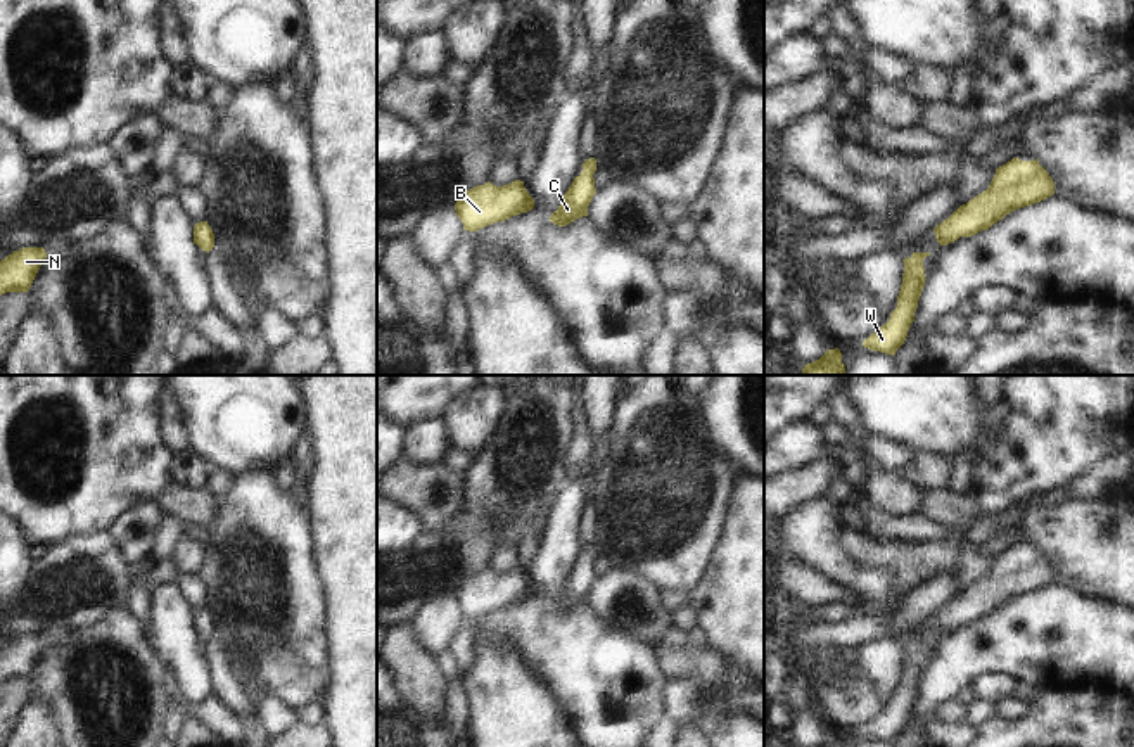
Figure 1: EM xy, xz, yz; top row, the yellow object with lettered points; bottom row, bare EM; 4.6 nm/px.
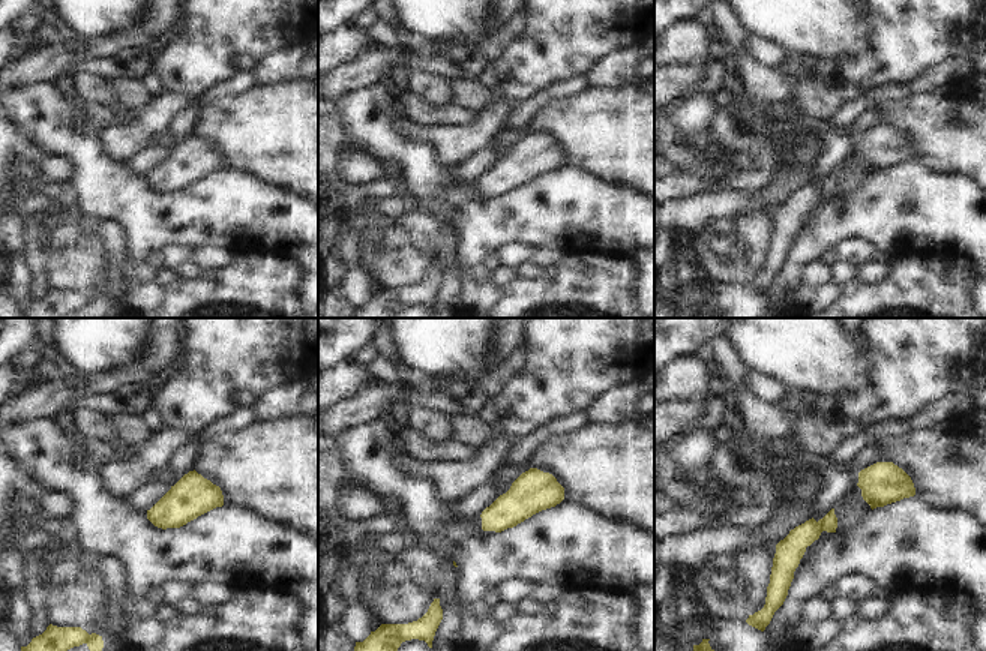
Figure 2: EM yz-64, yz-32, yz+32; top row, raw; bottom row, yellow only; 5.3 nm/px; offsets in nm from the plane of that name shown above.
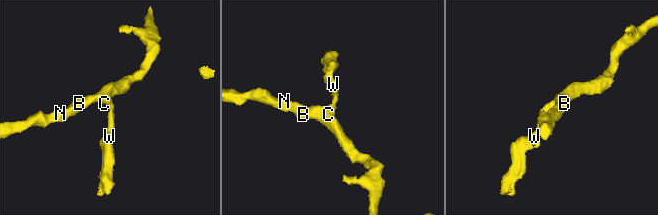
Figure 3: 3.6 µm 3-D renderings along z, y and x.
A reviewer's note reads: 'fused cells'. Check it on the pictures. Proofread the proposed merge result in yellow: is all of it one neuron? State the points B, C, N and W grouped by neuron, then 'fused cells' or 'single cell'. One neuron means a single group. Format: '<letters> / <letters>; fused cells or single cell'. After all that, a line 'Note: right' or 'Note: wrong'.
B C N W; single cell
Note: wrong

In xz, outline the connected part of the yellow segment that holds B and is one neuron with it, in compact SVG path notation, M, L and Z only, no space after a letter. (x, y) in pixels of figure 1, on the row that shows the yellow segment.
M515 180L508 185L496 187L491 182L467 190L455 204L456 216L463 223L463 230L477 232L487 225L505 221L534 208L534 199Z

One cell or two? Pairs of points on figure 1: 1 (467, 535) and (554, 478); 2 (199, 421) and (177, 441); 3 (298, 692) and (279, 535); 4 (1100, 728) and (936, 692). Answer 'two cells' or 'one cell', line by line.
1: one cell
2: two cells
3: one cell
4: two cells

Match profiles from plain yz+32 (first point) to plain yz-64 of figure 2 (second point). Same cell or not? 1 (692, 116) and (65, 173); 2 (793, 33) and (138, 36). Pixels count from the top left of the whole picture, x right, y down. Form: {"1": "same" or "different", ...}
{"1": "different", "2": "different"}

